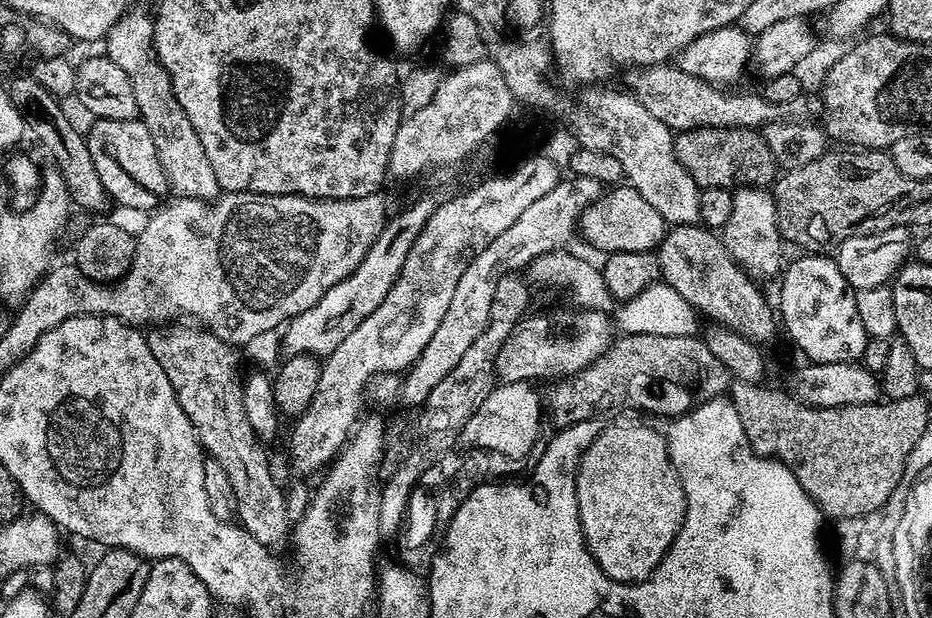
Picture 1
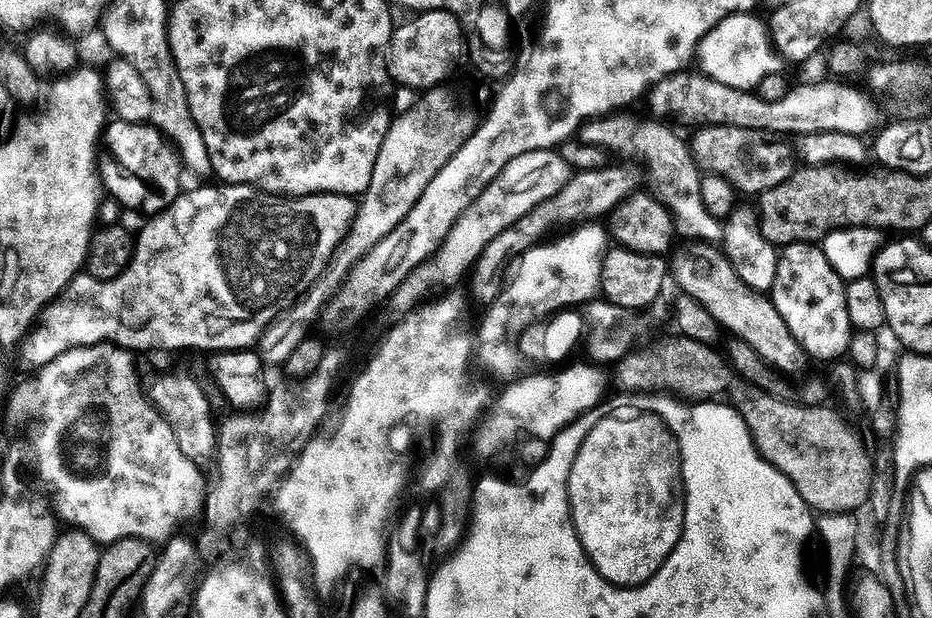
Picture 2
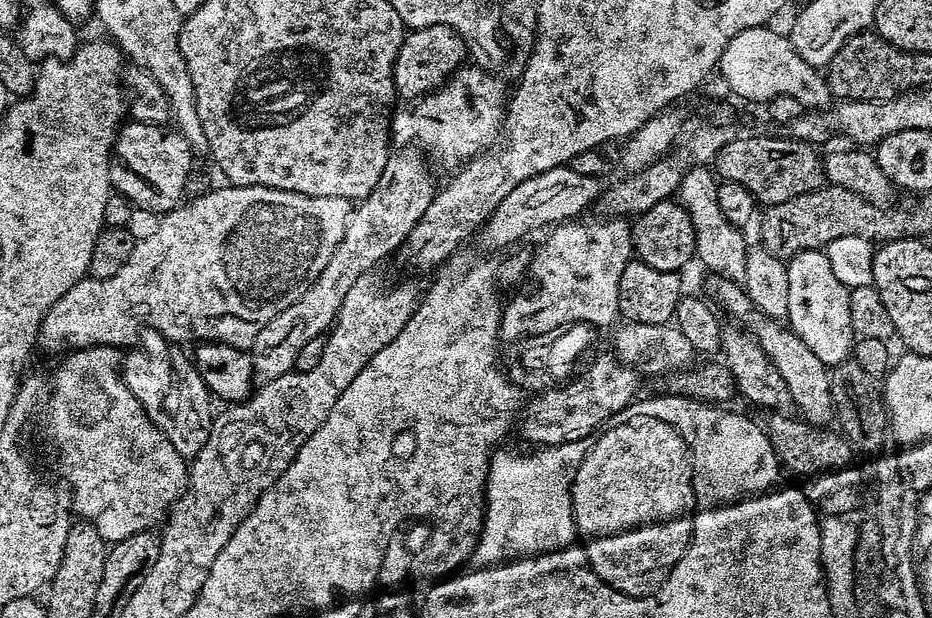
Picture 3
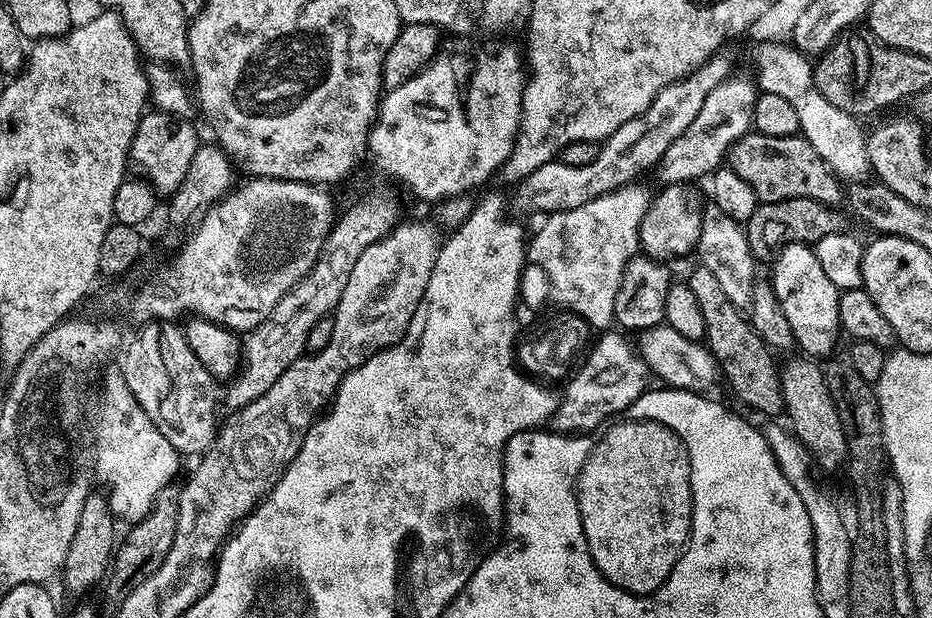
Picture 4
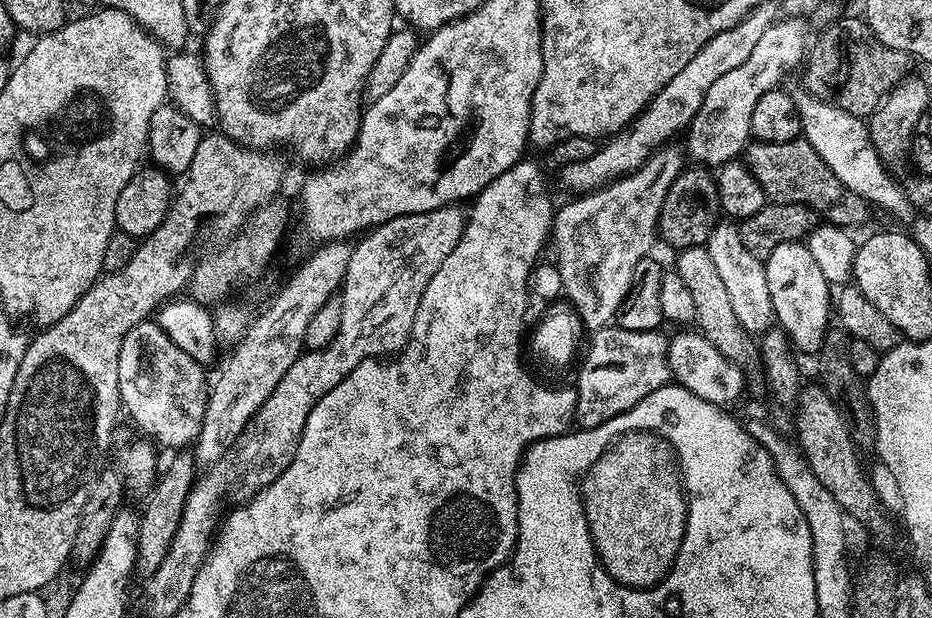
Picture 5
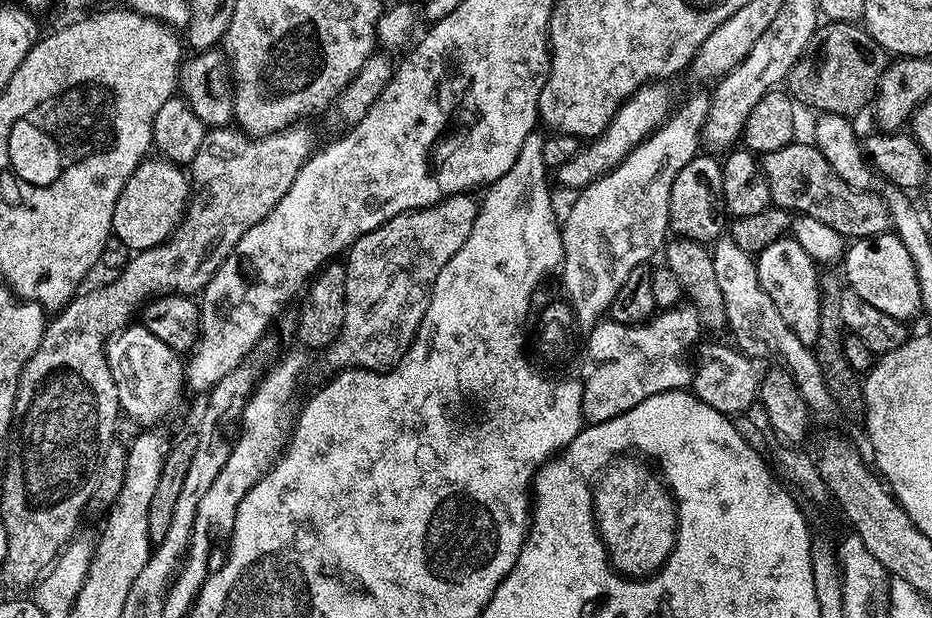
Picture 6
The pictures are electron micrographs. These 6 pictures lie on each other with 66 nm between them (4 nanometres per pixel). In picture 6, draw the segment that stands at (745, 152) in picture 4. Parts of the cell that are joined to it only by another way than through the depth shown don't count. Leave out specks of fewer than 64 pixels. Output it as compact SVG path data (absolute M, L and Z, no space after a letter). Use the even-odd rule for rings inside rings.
M793 142L782 146L782 150L763 153L762 167L775 207L783 208L789 214L818 218L818 222L834 226L834 230L838 230L838 234L845 238L877 236L892 228L892 216L879 191L855 188L842 182L815 143L800 143Z

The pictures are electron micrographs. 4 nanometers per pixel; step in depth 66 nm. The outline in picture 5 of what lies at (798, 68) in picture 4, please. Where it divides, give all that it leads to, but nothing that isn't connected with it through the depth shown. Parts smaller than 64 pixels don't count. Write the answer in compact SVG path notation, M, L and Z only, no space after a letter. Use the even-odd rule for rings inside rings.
M797 86L791 89L792 101L800 115L800 131L803 139L818 150L818 158L834 170L834 178L846 186L846 190L854 190L869 205L882 208L892 216L897 216L905 222L911 221L914 209L905 185L899 184L890 173L887 172L885 161L880 159L878 150L868 133L867 123L861 117L850 114L833 104L827 104L817 96L812 96L803 87Z

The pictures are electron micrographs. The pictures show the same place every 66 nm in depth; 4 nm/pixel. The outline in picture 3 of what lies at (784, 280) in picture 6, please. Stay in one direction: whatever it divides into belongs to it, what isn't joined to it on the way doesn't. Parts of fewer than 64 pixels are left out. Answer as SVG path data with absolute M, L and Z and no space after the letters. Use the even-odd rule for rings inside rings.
M806 248L793 251L789 256L792 257L786 260L784 270L787 323L796 336L802 338L802 342L806 342L806 346L810 346L810 350L814 350L818 358L822 358L824 364L829 366L841 364L852 356L854 343L854 333L850 322L850 289L842 282L838 282L838 277L835 276L834 270L830 270L830 262L823 251Z

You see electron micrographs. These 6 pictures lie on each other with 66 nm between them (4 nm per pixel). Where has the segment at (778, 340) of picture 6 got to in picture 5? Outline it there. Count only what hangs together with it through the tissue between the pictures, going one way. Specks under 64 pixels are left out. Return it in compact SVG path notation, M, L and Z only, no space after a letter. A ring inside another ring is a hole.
M717 222L706 247L711 260L714 261L714 267L722 277L722 283L726 286L738 322L742 322L744 329L750 333L767 332L769 328L773 327L774 317L770 302L770 286L766 286L764 260L750 254L750 250L746 250L746 246L742 246L742 234L739 227L732 222Z

